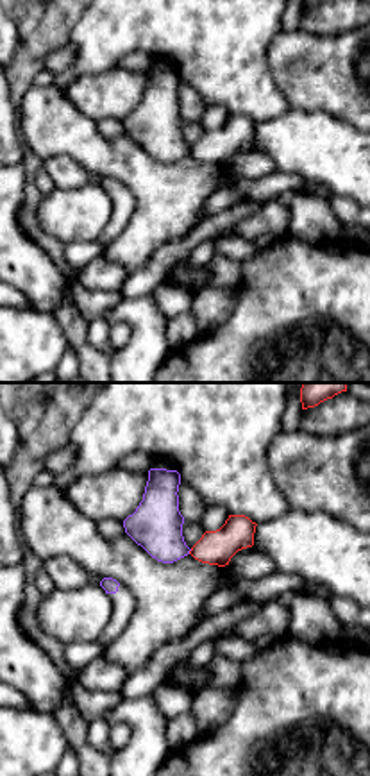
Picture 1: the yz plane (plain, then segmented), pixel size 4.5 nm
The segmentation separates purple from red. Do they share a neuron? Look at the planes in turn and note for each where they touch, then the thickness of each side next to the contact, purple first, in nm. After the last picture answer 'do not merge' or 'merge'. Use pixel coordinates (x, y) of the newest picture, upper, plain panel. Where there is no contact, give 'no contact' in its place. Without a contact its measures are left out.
(190, 149) | 240/160 nm

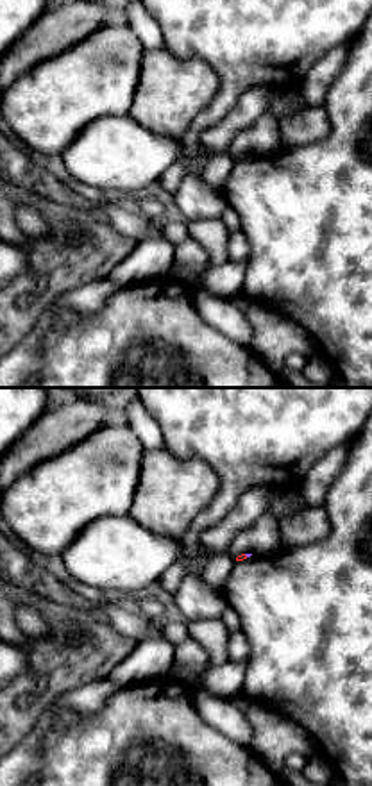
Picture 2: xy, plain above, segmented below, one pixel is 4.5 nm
no contact

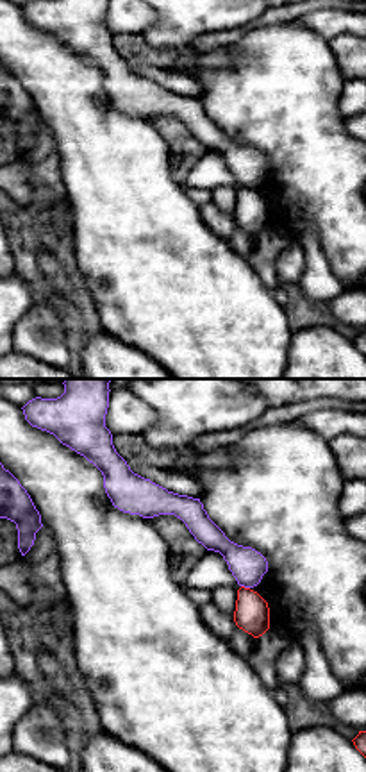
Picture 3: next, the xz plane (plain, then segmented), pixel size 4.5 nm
(245, 186) | 160/160 nm

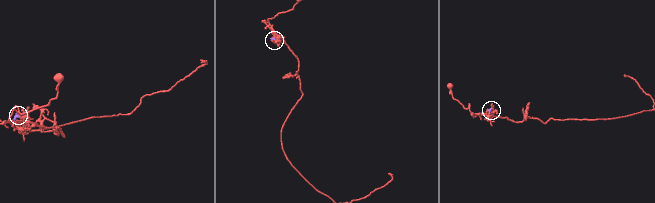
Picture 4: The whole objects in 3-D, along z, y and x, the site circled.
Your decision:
do not merge

